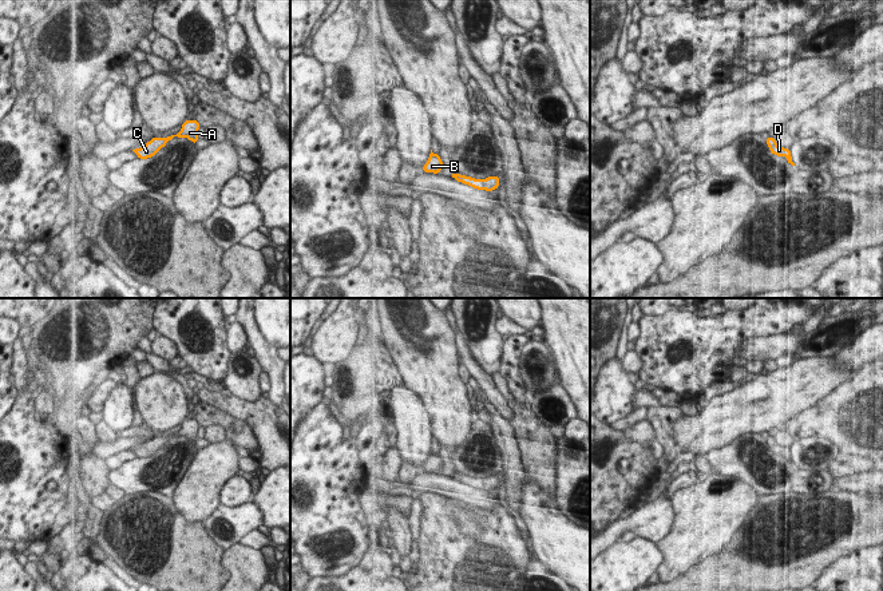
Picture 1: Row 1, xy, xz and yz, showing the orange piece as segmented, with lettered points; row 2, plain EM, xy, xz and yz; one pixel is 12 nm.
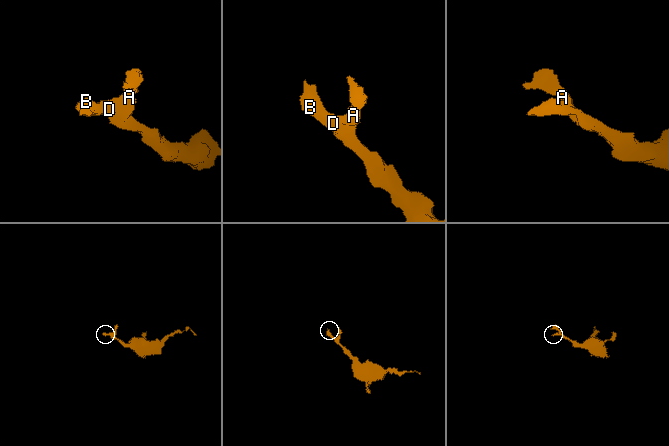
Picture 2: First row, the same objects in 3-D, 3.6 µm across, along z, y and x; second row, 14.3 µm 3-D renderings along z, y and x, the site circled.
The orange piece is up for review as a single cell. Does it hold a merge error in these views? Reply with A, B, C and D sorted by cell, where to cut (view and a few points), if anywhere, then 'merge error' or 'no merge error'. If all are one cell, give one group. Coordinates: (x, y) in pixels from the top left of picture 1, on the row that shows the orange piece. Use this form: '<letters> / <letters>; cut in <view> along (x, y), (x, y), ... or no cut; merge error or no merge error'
A B C D; no cut; no merge error

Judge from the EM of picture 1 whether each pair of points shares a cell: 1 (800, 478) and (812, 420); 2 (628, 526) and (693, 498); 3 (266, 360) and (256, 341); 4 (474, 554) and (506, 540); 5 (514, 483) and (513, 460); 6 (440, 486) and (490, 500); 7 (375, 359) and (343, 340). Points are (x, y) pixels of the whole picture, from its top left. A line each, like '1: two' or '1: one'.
1: two
2: two
3: one
4: one
5: one
6: one
7: two

